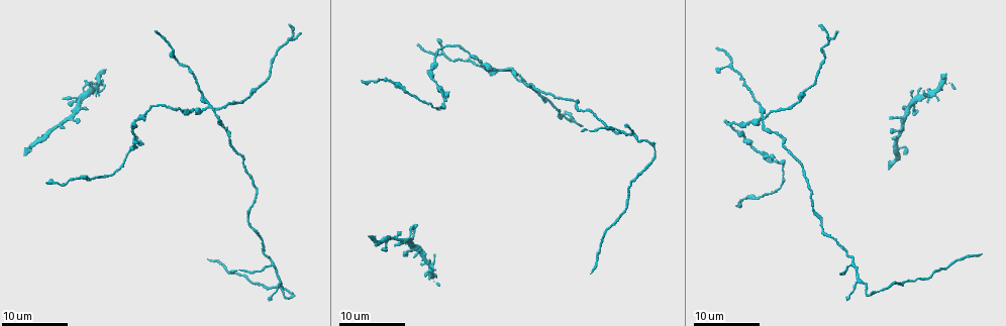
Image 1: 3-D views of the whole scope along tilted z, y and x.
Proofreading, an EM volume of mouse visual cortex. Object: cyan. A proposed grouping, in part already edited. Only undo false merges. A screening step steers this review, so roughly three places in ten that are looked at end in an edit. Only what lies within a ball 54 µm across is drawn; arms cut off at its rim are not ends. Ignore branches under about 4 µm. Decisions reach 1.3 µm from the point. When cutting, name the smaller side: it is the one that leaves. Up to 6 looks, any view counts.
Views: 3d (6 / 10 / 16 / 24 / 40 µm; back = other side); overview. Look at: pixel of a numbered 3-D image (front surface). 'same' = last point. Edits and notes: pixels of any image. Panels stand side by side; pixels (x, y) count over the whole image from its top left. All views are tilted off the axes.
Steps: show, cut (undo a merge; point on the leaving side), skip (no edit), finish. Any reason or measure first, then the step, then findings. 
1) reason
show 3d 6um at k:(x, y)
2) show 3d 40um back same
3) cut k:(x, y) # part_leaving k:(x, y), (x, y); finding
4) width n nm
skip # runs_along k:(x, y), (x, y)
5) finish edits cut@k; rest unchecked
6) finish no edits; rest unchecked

two arms in line, one across
show 3d 16um at 1:(74, 111)

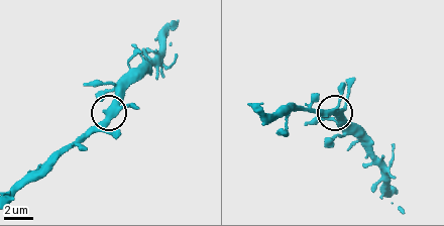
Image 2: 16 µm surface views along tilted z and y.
show 3d 6um at 2:(108, 110)

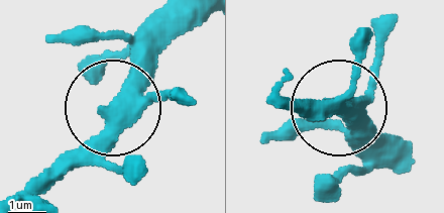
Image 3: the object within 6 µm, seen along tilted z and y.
show 3d 6um back at 3:(114, 109)

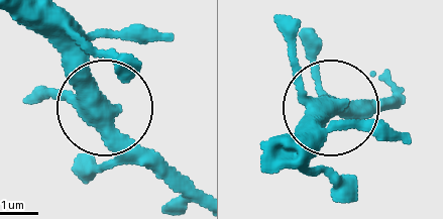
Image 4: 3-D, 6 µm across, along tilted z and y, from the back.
side_arm 11 um; arms 3
skip # one neuron here

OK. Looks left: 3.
looks like a crossing
show 3d 24um at 1:(763, 119)

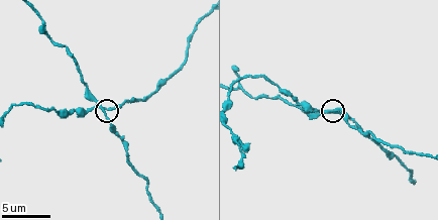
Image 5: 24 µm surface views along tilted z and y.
show 3d 6um at 5:(106, 109)

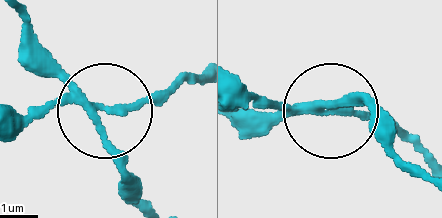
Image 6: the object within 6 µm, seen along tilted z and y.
width 190 nm
cut 6:(134, 105) # part_leaving 6:(74, 96), (14, 113); a second neuron is stuck on

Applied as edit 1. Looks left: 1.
a narrow waist
show 3d 10um at 5:(65, 48)

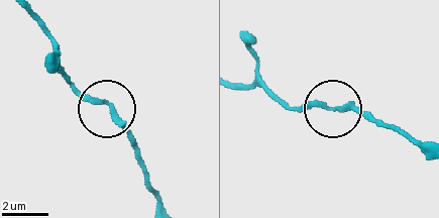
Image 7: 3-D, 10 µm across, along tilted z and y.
skip # runs_along 7:(163, 204), (126, 126), (111, 108), (68, 80); all the same neuron

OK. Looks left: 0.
finish edits cut@6; rest unchecked

